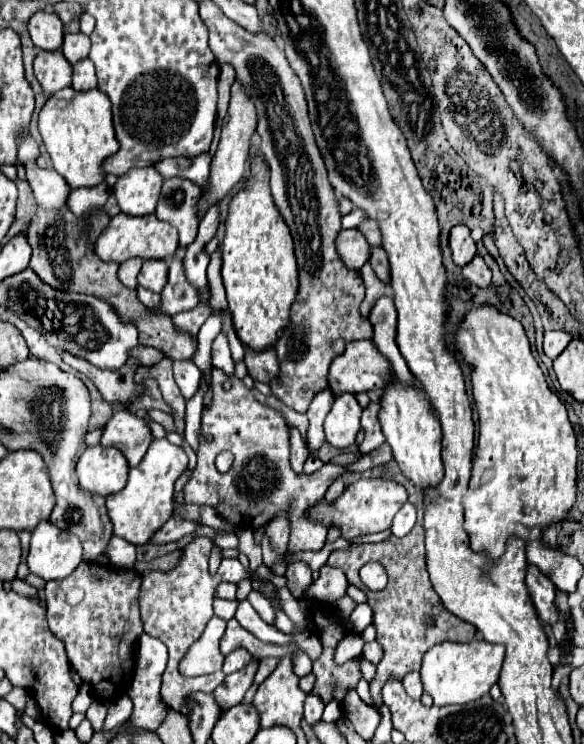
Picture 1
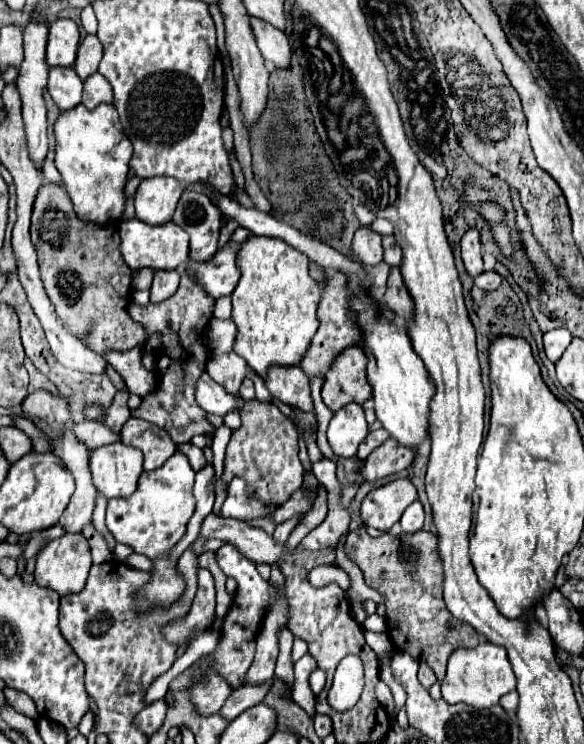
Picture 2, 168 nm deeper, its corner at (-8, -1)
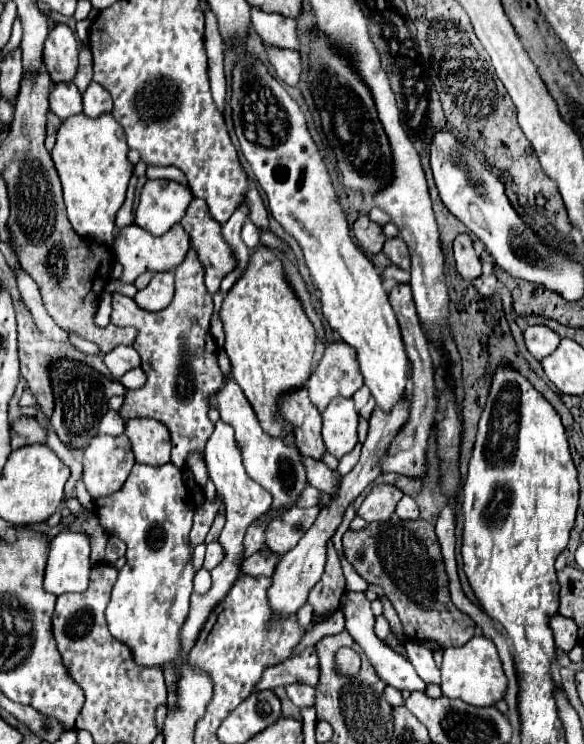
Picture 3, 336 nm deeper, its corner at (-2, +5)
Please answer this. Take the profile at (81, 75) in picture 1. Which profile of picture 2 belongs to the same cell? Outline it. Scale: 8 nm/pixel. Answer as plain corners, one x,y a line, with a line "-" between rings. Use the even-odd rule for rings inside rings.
99,72
91,74
91,78
83,82
83,104
89,110
93,110
101,102
111,102
111,100
113,100
111,86

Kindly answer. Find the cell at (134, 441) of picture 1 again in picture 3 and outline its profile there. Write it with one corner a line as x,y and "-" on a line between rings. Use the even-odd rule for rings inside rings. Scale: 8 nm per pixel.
133,418
125,422
125,434
133,444
139,464
161,466
169,462
171,440
169,430
153,418

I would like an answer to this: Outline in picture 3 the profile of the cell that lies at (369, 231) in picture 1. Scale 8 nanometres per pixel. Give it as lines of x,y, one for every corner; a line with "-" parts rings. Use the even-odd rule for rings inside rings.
399,236
387,240
385,246
383,246
383,252
387,254
387,258
389,258
395,266
399,266
399,268
403,268
403,270
409,270
409,266
411,266
409,250
407,250
407,244
405,244

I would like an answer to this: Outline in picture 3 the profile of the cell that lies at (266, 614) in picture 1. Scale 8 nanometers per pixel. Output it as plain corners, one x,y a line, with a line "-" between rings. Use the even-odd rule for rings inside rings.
289,684
287,694
291,702
299,708
313,708
315,706
315,688
307,684

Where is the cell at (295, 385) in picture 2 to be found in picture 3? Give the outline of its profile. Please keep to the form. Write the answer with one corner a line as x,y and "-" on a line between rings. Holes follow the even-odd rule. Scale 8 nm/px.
307,390
287,394
281,404
281,414
295,426
297,450
307,458
321,460
327,452
321,438
321,414
311,404

